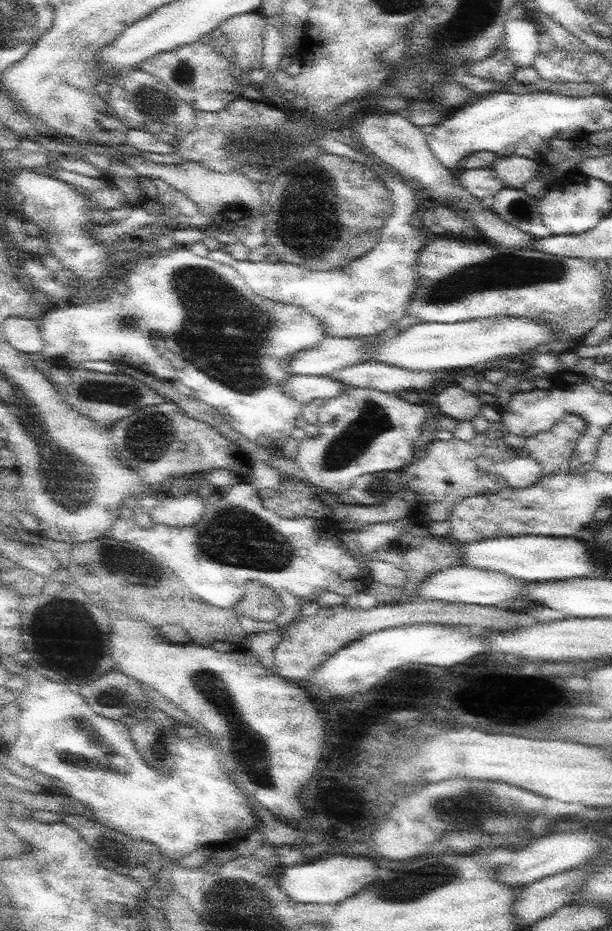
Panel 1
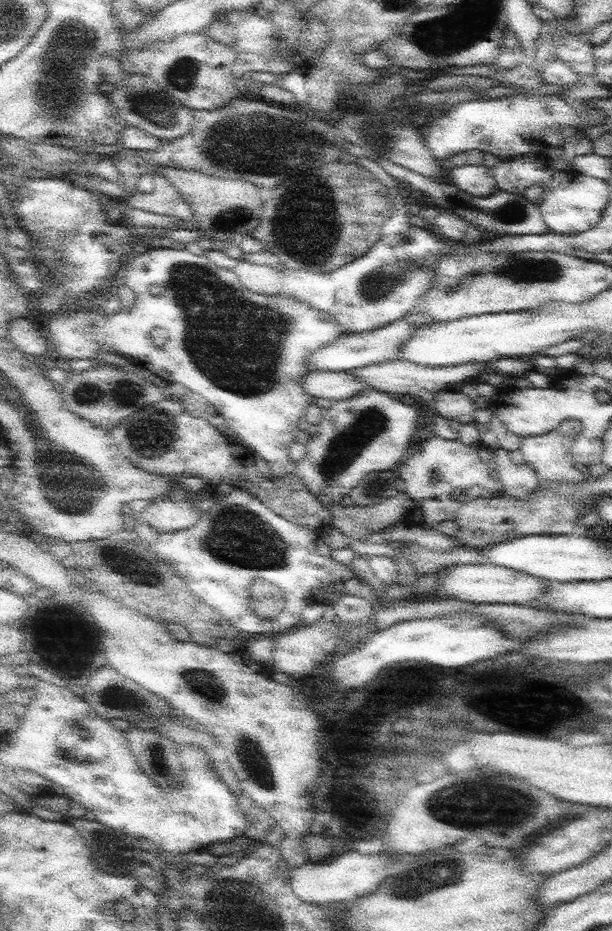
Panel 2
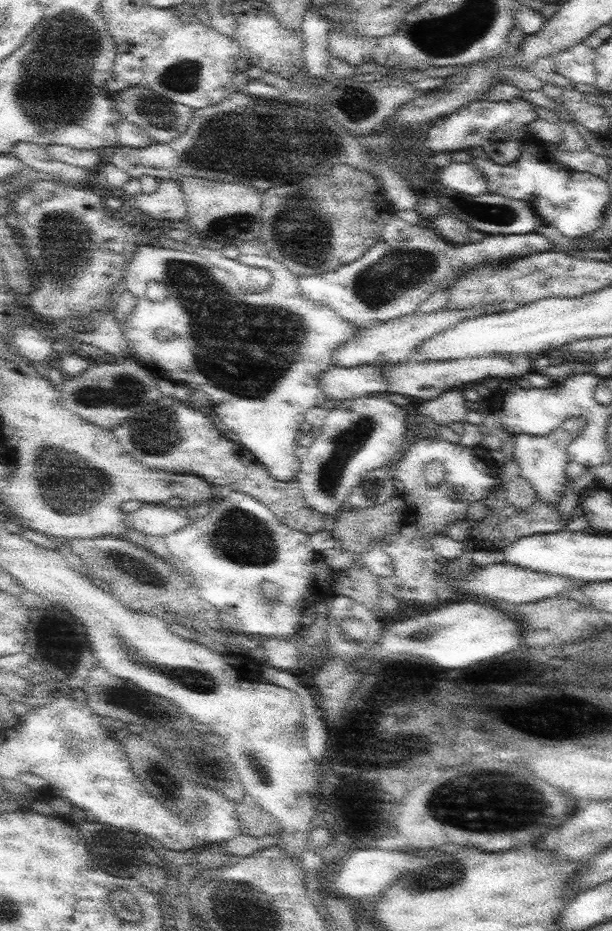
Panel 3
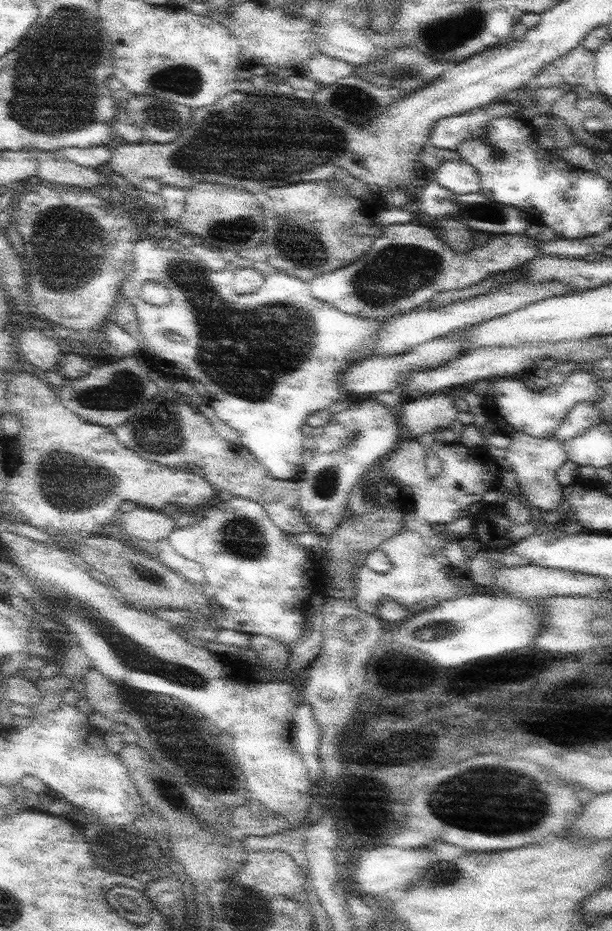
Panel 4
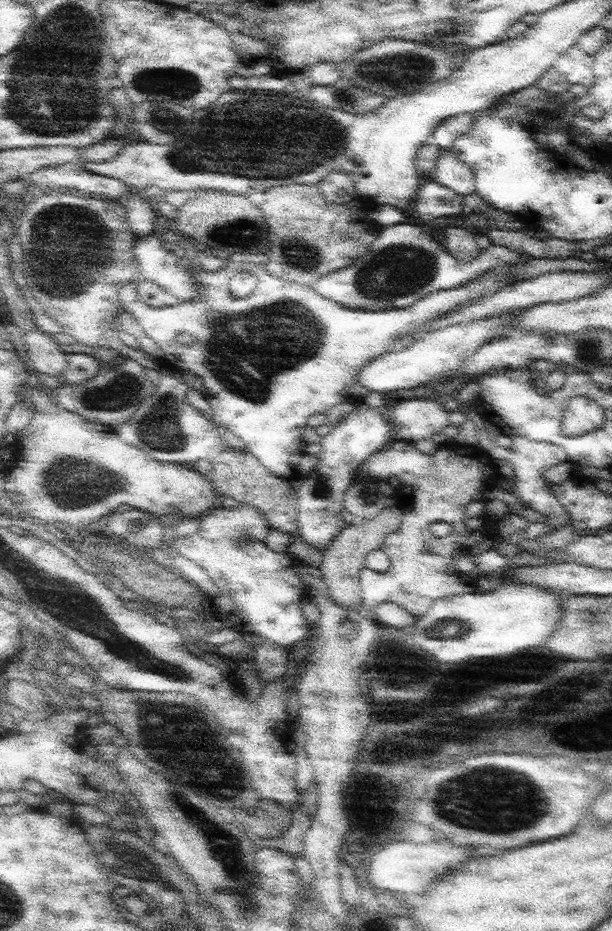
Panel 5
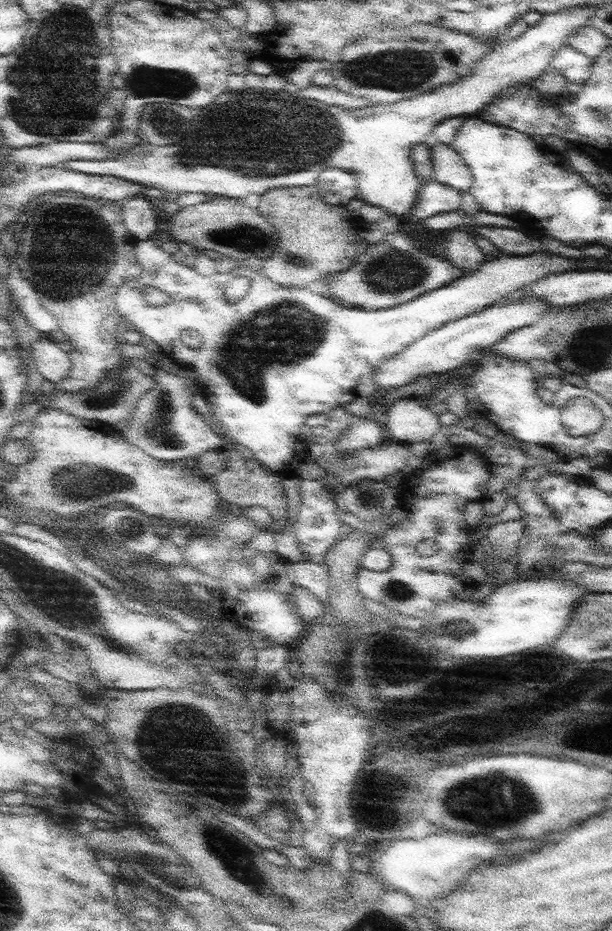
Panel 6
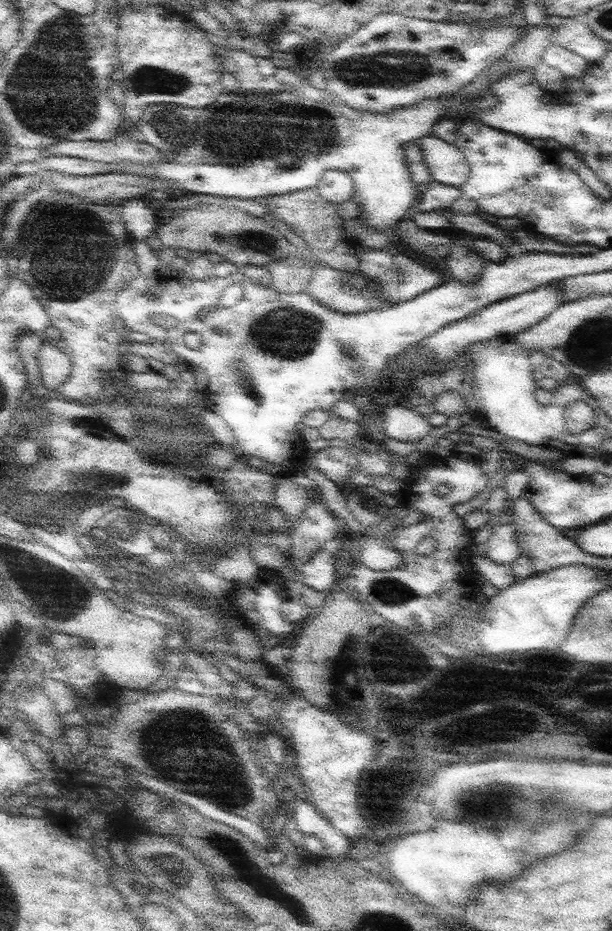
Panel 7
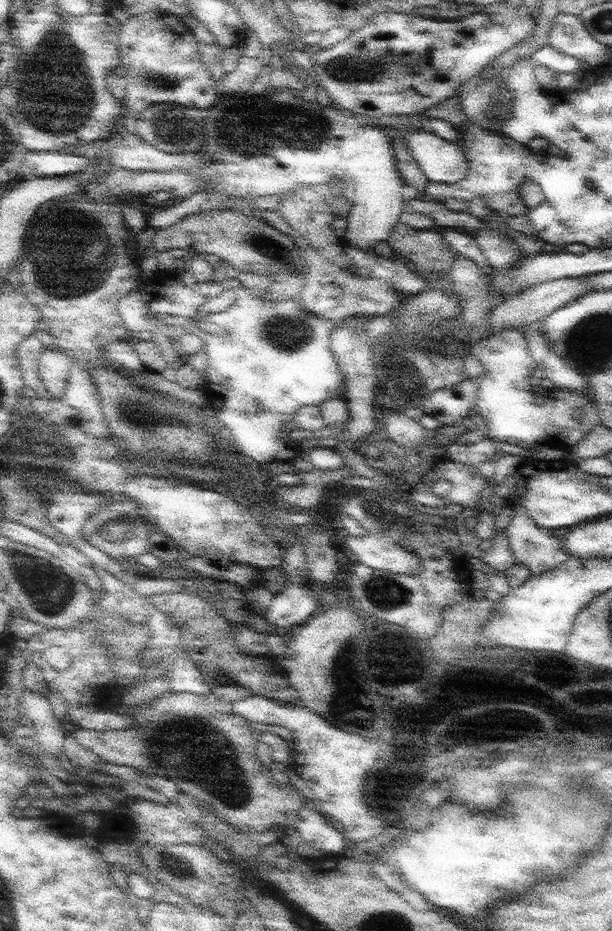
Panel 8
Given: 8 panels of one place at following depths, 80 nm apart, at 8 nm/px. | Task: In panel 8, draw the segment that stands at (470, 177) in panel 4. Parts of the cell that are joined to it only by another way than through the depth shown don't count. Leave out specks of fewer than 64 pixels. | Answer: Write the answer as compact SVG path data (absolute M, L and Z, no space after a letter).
M429 127L404 133L401 137L406 139L410 154L416 159L418 166L427 174L430 181L454 184L460 182L468 174L469 162L459 142L446 140Z

